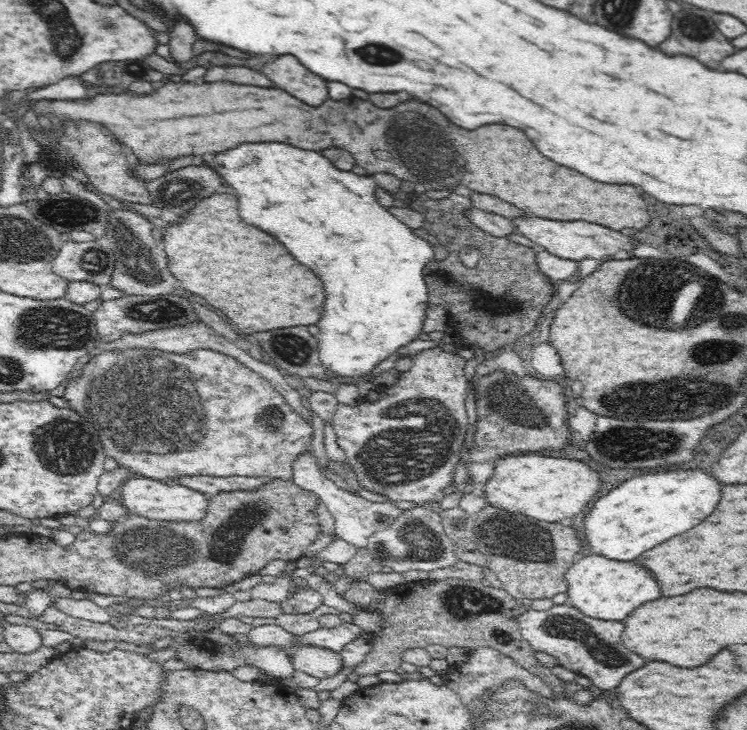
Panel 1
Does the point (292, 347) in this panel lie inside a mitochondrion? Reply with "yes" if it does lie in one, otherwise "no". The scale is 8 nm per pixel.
yes

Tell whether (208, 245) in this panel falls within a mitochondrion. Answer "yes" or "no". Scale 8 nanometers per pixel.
no

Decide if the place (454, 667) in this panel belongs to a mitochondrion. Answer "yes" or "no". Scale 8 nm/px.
no

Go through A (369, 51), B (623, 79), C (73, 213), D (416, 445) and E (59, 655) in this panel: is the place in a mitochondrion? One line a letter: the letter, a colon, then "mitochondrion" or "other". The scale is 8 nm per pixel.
A: mitochondrion
B: other
C: mitochondrion
D: mitochondrion
E: other

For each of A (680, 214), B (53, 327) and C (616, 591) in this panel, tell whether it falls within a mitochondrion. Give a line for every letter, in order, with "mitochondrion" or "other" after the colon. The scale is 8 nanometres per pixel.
A: other
B: mitochondrion
C: other

